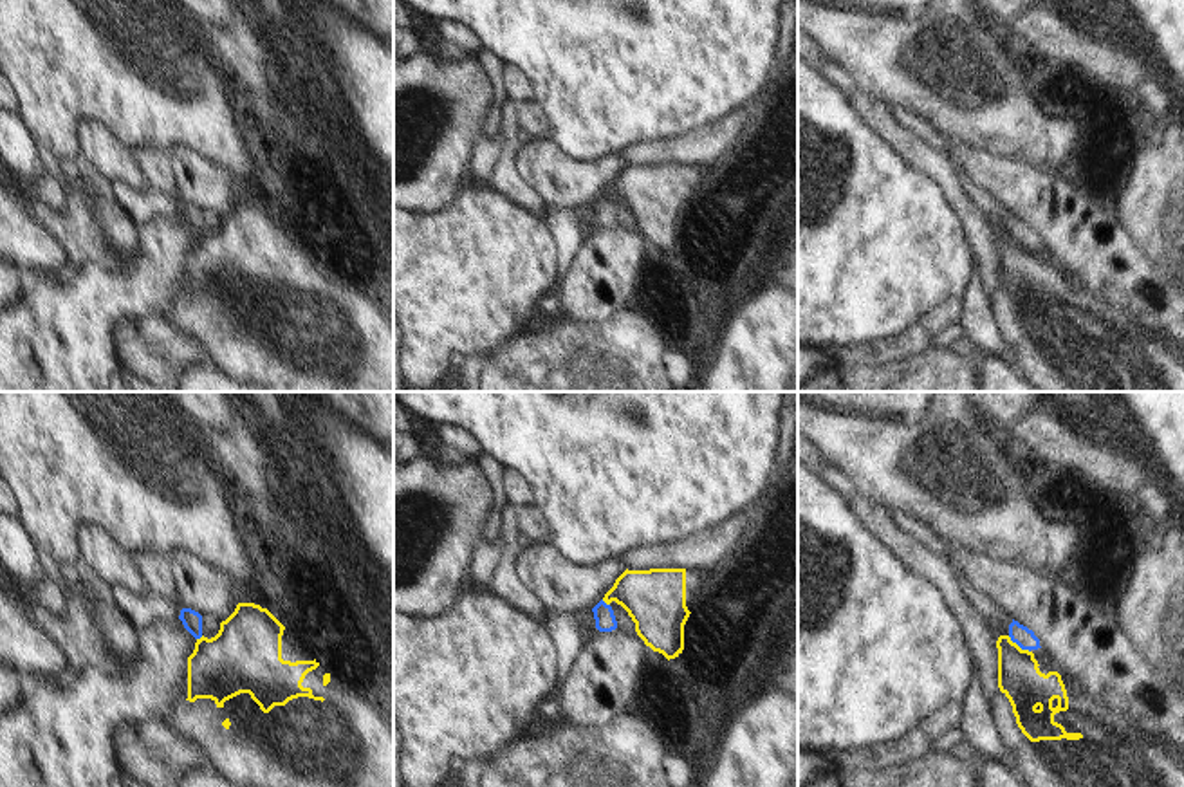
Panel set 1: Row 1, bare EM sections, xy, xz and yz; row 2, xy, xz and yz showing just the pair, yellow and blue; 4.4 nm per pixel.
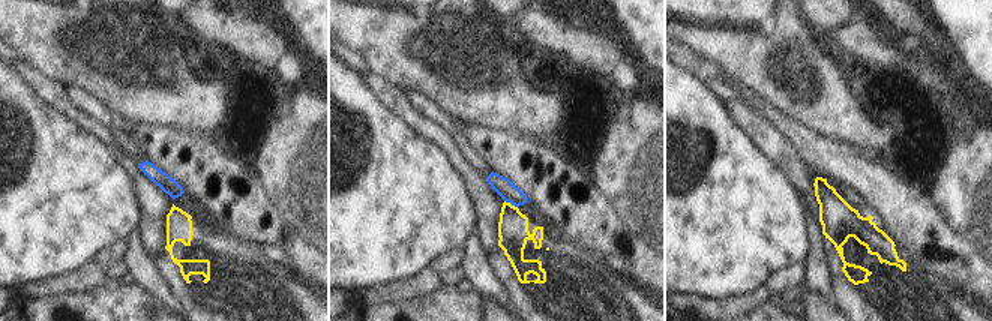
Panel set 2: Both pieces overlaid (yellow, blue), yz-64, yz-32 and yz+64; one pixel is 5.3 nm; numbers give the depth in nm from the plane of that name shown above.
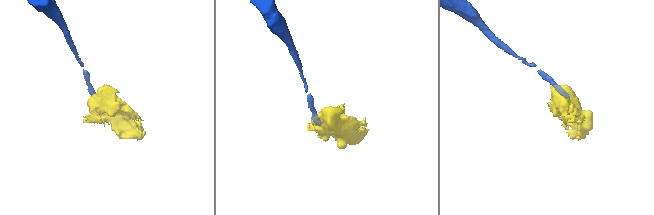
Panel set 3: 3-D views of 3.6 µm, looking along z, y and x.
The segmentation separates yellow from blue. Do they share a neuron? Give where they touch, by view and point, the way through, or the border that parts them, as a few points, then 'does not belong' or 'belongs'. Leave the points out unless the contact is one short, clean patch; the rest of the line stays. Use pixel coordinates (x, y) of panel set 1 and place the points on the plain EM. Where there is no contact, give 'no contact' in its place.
yz (1017, 240) | along yz (1008, 231), (1029, 248) | does not belong

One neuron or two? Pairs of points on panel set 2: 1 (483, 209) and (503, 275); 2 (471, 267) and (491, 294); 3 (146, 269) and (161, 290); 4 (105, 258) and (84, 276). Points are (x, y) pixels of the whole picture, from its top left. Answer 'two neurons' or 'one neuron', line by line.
1: two neurons
2: one neuron
3: one neuron
4: two neurons

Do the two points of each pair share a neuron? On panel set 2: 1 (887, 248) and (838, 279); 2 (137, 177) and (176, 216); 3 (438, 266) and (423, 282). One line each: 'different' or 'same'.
1: same
2: different
3: different

